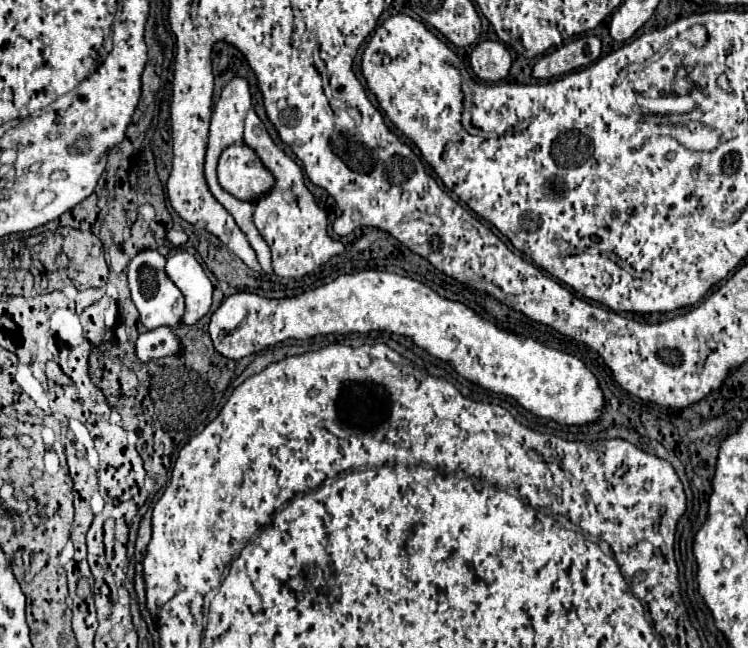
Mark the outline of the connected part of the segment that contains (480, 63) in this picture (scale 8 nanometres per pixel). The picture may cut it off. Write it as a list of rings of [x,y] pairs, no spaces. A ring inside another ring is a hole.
[[[483,40],[471,52],[471,68],[481,80],[499,82],[509,74],[511,54],[503,42]]]

